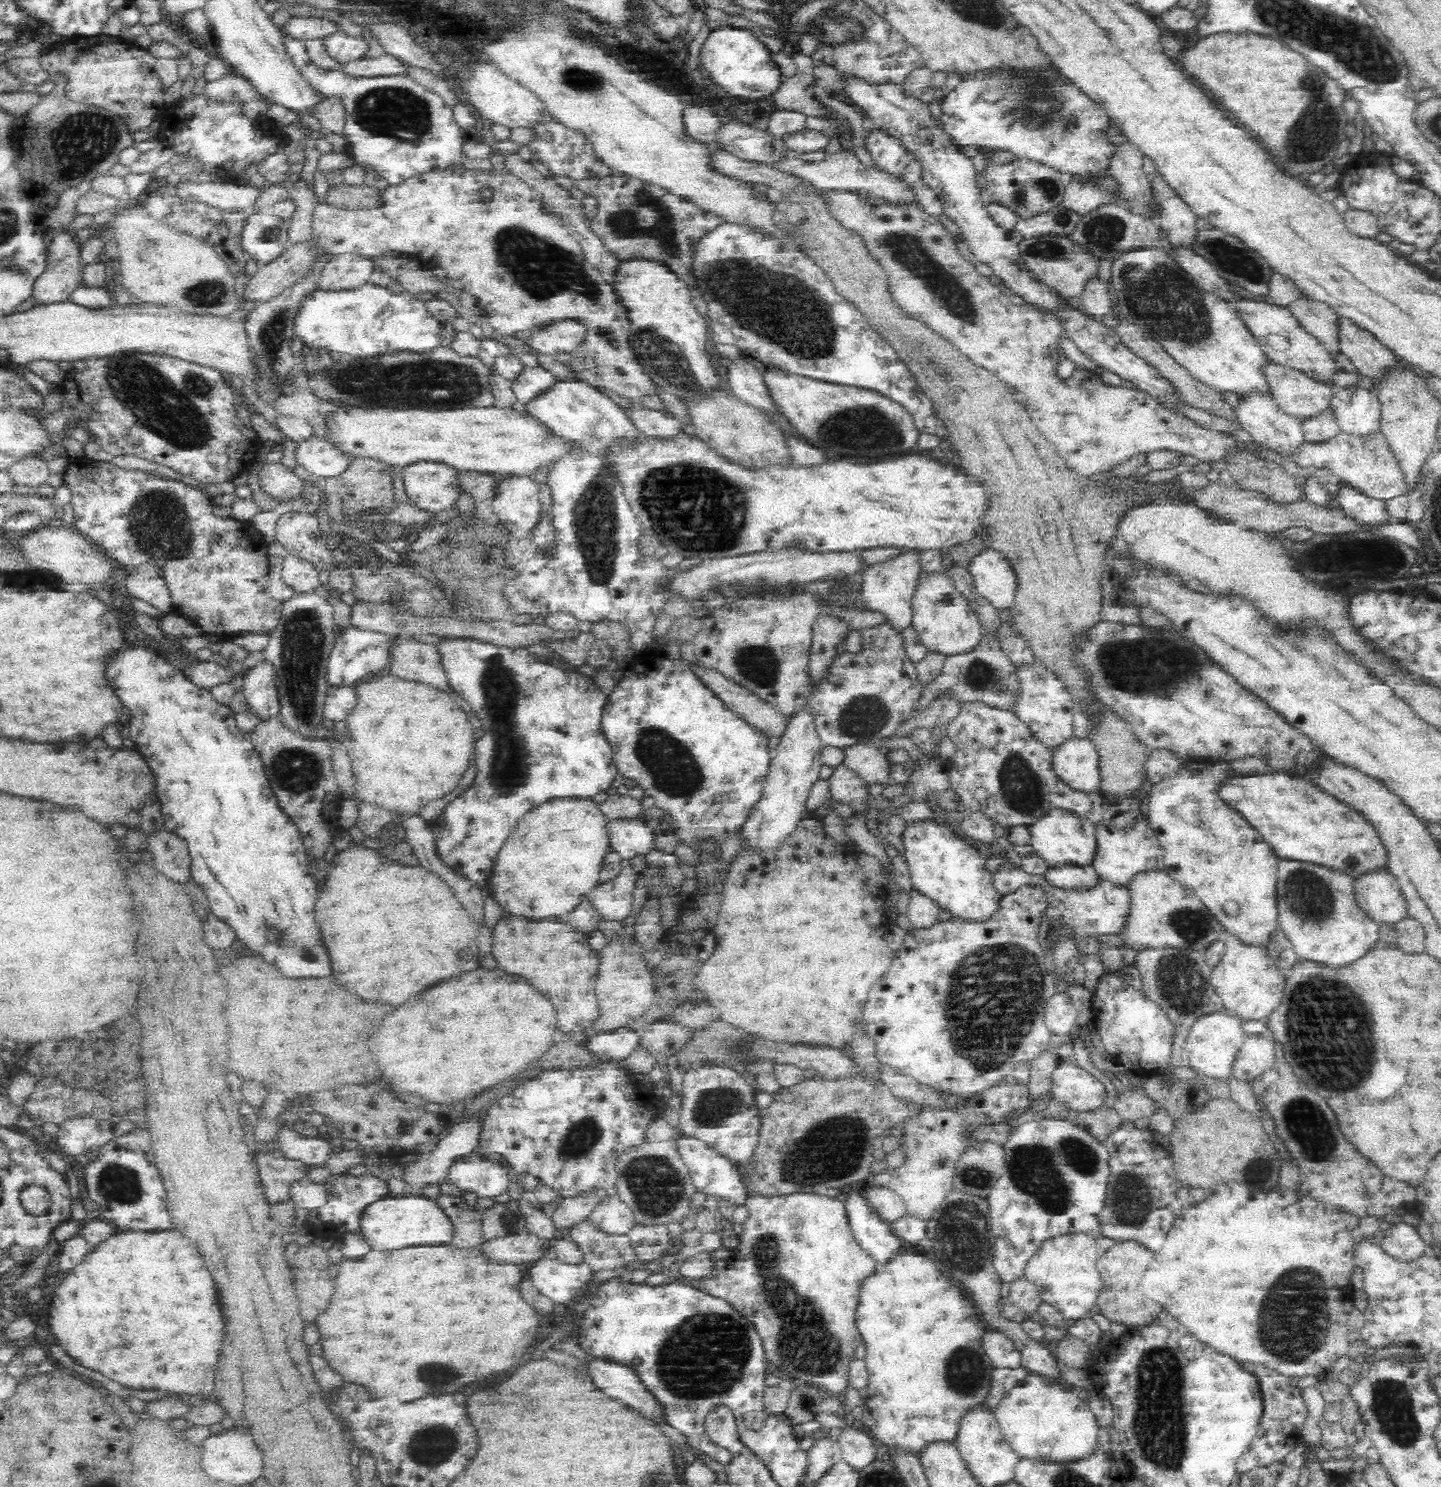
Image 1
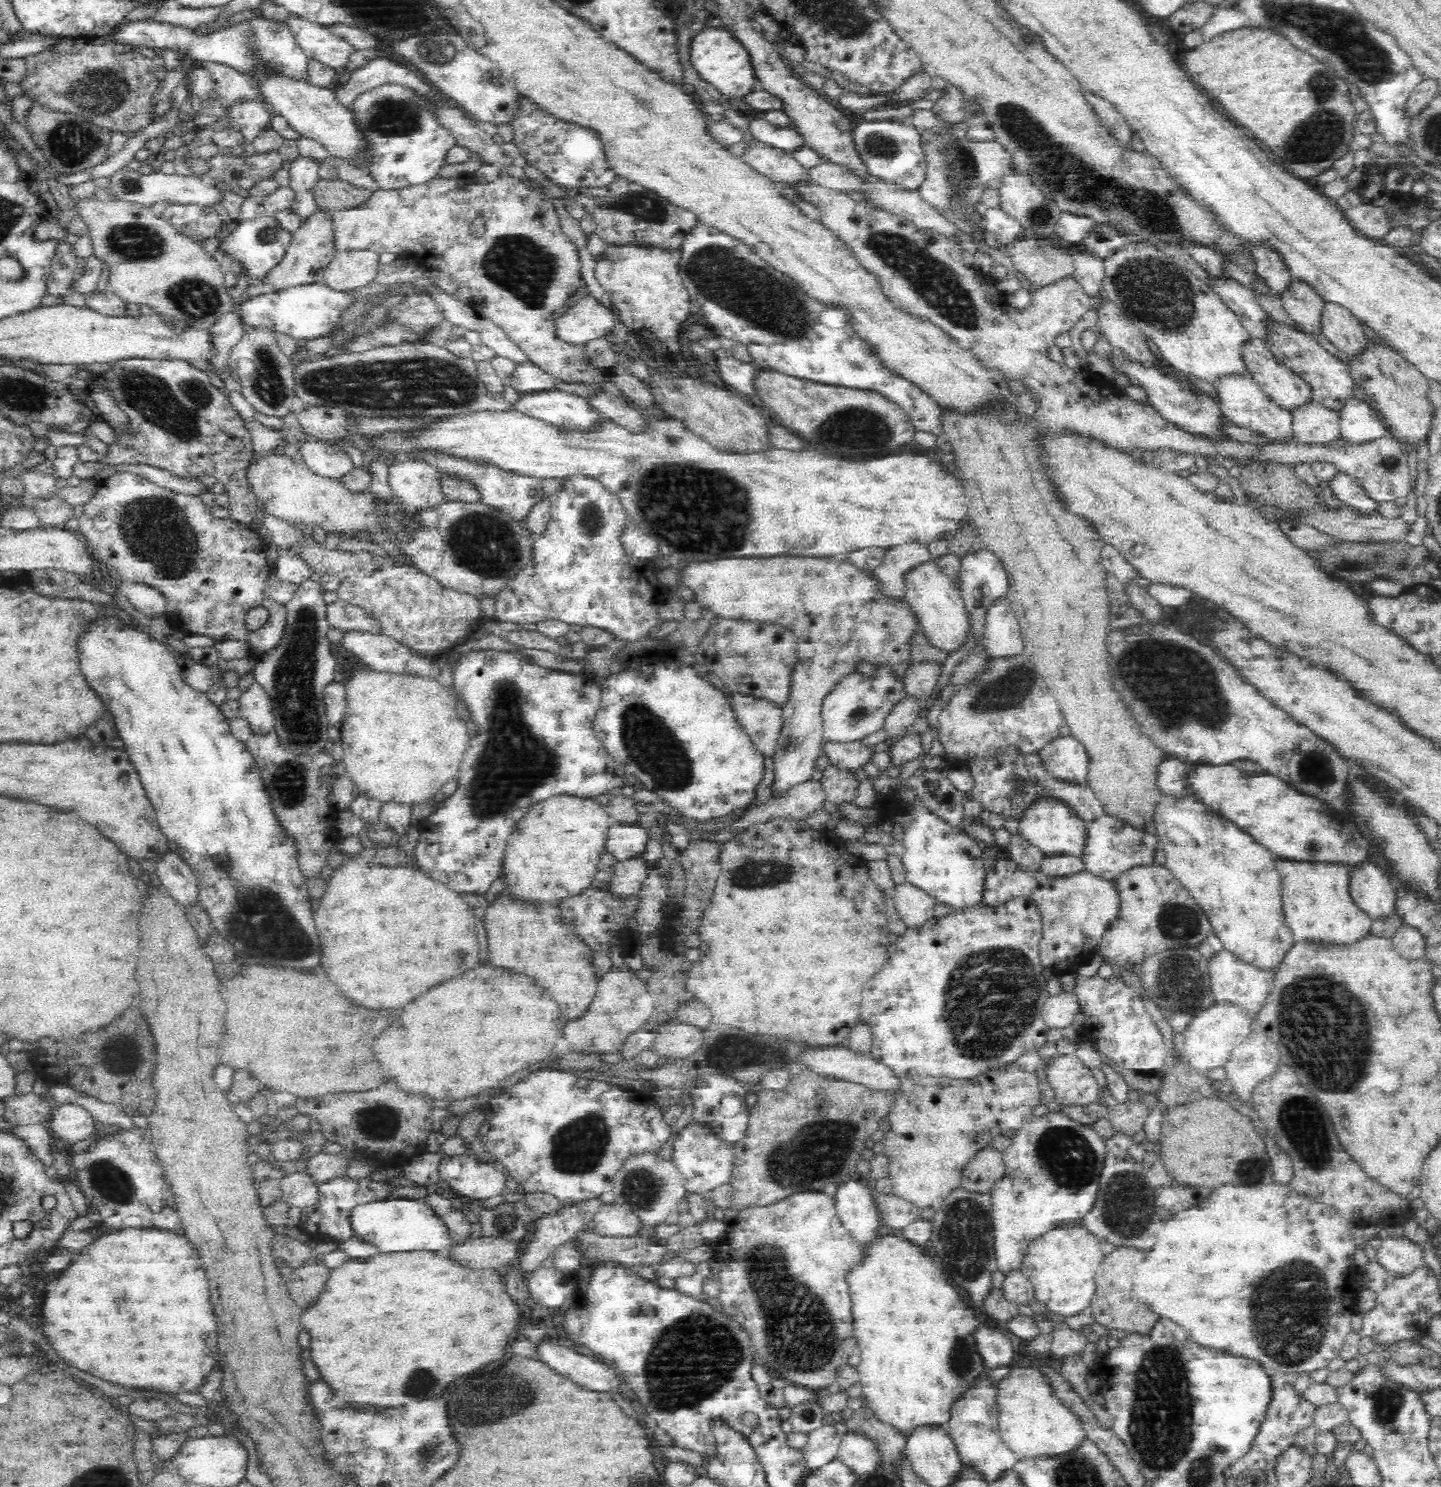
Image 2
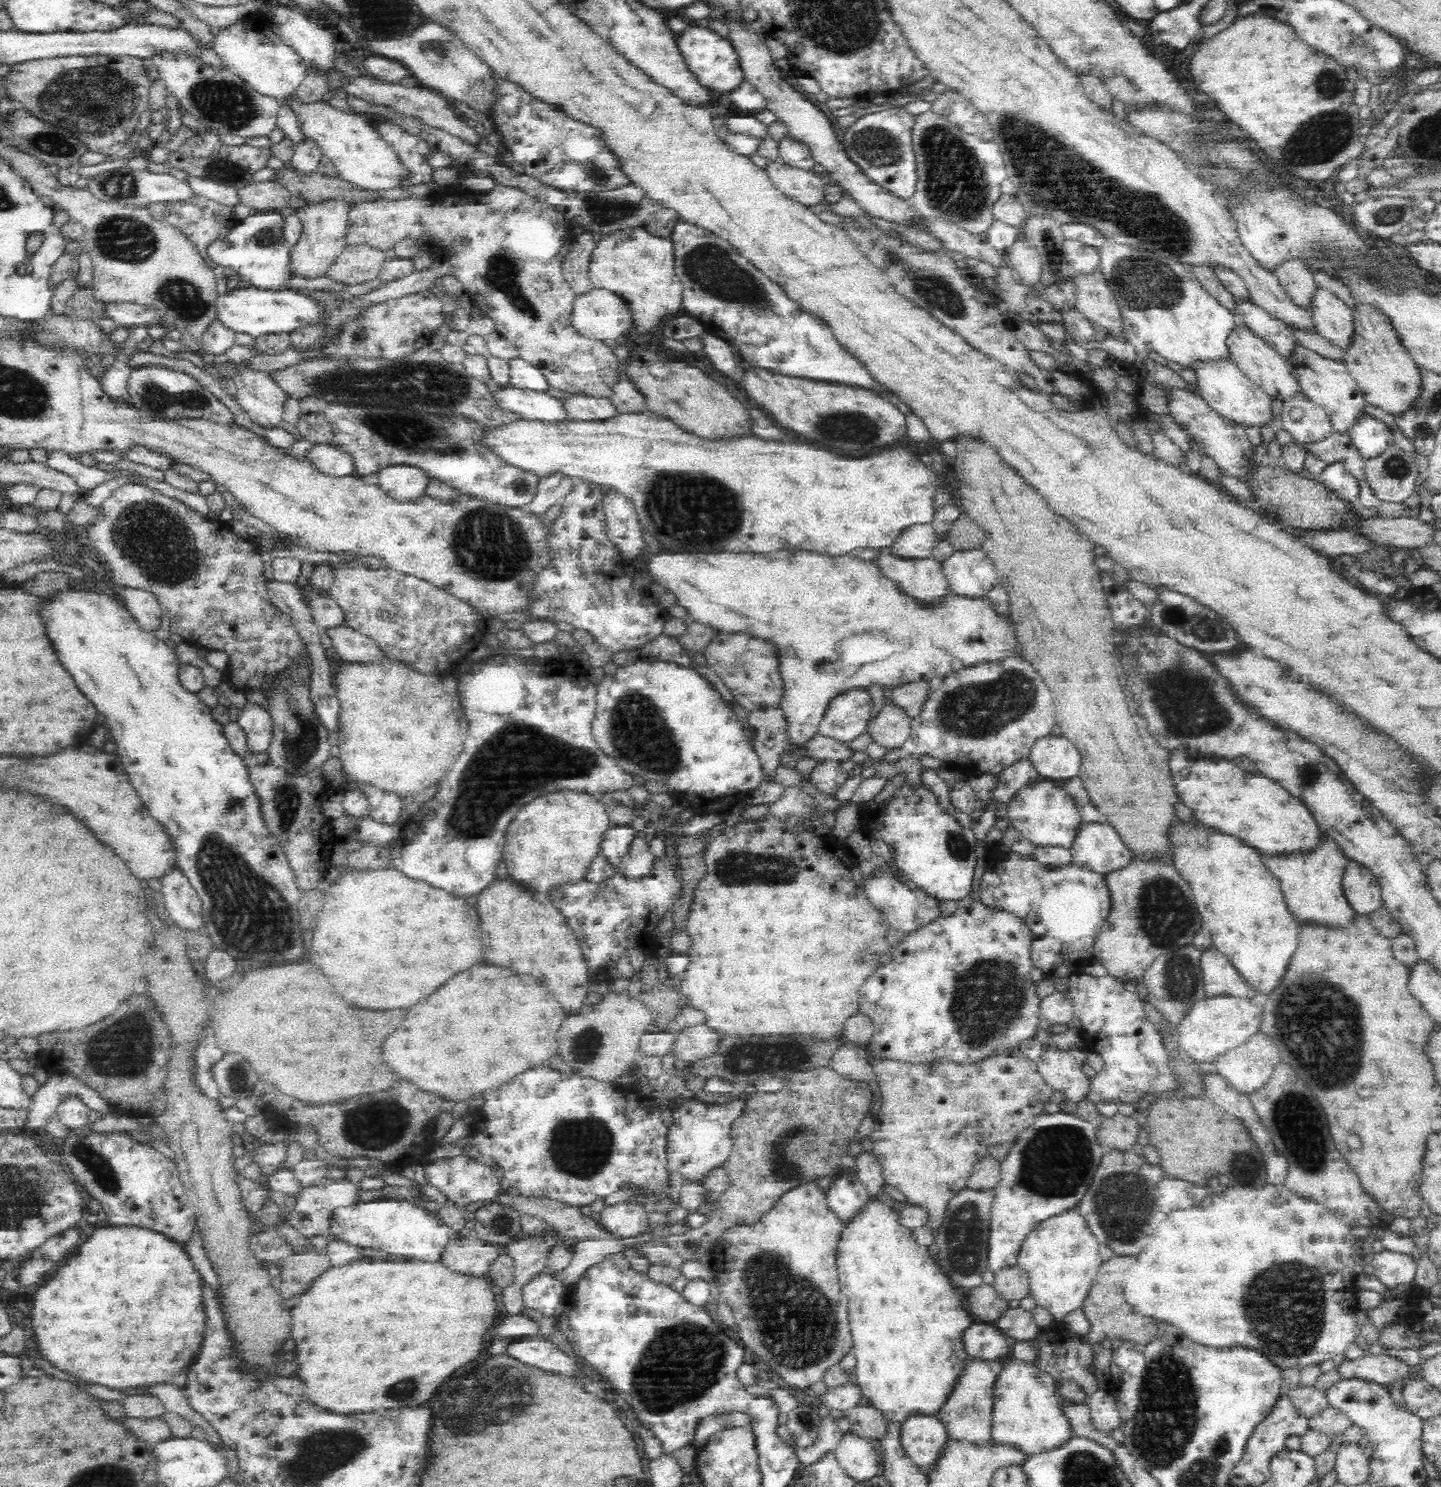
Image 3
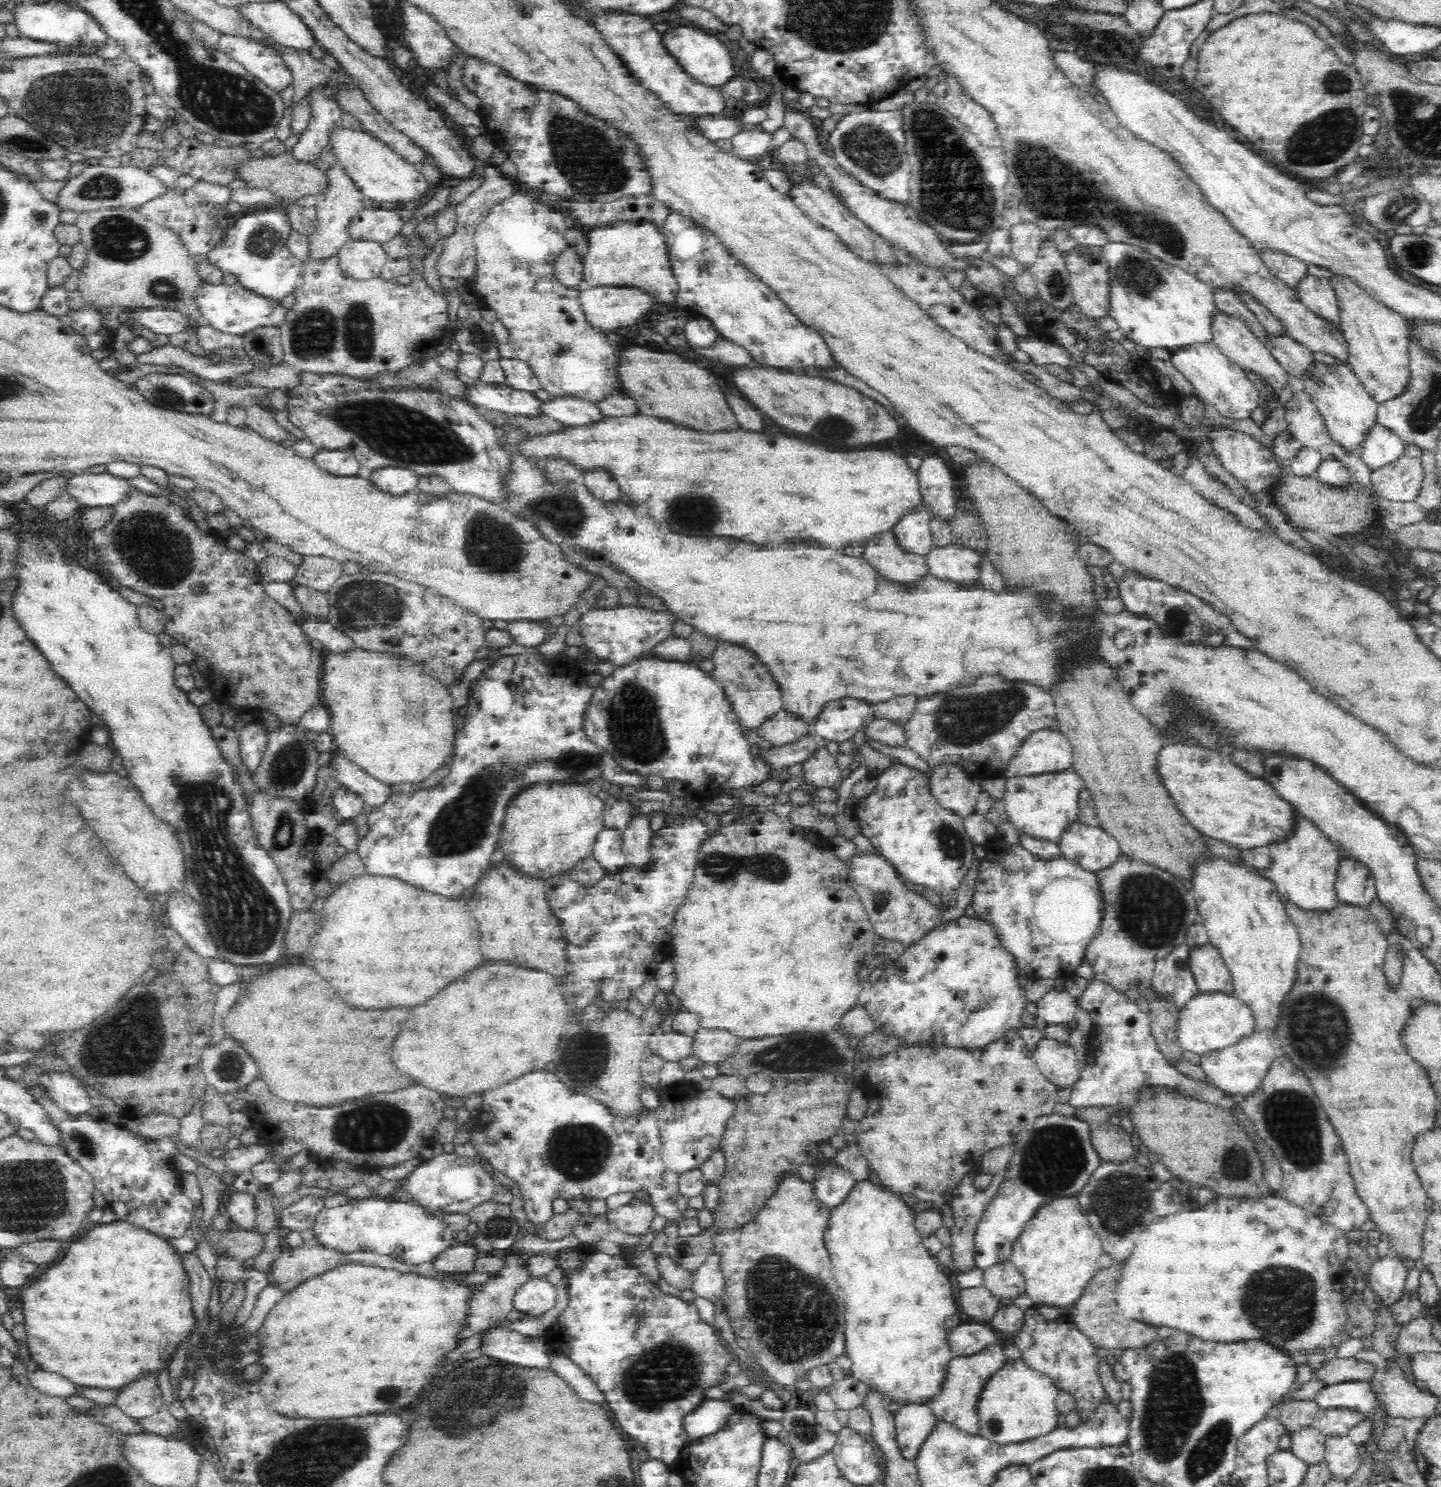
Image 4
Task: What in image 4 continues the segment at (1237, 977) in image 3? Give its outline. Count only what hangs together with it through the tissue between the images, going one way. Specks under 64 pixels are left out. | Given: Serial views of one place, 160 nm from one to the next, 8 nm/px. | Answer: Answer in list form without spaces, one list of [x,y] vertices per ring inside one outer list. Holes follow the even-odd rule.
[[[1209,942],[1190,950],[1190,969],[1201,993],[1229,993],[1234,986],[1222,955]]]

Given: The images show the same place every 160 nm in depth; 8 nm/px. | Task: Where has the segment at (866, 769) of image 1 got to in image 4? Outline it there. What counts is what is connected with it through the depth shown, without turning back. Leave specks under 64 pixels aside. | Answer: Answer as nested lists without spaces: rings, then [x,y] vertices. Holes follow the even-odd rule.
[[[812,730],[810,734],[801,736],[790,744],[764,749],[761,758],[768,763],[770,770],[786,769],[793,764],[808,760],[816,750],[826,748],[826,744],[828,741]]]

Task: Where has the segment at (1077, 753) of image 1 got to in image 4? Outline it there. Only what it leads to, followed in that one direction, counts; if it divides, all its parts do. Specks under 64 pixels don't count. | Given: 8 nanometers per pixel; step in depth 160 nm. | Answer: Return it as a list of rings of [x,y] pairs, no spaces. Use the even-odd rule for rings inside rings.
[[[1038,730],[1022,742],[1017,757],[1010,761],[1002,776],[1012,778],[1061,773],[1070,769],[1072,763],[1072,745],[1059,730]]]

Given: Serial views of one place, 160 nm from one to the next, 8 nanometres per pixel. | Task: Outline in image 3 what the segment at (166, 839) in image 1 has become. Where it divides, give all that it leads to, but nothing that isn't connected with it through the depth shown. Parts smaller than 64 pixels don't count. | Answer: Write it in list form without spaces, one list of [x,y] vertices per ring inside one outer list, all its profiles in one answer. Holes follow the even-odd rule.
[[[178,866],[172,867],[160,878],[164,905],[170,920],[176,921],[182,929],[200,929],[203,924],[203,906],[200,897],[184,871]]]

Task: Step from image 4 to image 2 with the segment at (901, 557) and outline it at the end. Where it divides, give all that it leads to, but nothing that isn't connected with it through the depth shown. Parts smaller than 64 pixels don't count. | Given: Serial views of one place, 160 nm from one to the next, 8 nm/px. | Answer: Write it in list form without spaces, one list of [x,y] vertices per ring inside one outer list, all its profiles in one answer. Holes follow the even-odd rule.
[[[928,561],[906,575],[904,601],[917,620],[918,630],[926,637],[930,646],[950,654],[960,650],[970,638],[970,616],[966,610],[960,588],[946,575],[934,561]]]

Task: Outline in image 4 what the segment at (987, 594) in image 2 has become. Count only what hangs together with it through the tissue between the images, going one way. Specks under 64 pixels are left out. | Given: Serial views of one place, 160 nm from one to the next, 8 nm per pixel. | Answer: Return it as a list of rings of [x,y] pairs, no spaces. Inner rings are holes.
[[[951,543],[943,548],[934,548],[925,557],[929,574],[942,581],[954,582],[962,587],[976,587],[981,580],[983,552]]]

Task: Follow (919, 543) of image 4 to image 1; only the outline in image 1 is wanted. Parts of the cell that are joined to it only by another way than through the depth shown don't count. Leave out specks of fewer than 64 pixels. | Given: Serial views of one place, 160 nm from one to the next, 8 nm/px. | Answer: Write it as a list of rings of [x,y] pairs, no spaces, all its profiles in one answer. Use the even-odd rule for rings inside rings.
[[[909,550],[908,553],[900,554],[892,560],[870,565],[861,574],[862,587],[859,599],[863,604],[863,608],[882,613],[889,625],[897,631],[902,632],[906,628],[910,628],[912,624],[912,597],[922,576],[919,556],[920,552],[917,552],[917,550]]]

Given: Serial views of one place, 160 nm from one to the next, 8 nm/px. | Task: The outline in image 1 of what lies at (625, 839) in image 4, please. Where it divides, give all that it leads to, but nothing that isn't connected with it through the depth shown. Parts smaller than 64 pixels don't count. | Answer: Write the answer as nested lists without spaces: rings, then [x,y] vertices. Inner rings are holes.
[[[623,861],[617,877],[596,885],[586,896],[601,920],[625,920],[631,912],[636,876],[629,861]]]

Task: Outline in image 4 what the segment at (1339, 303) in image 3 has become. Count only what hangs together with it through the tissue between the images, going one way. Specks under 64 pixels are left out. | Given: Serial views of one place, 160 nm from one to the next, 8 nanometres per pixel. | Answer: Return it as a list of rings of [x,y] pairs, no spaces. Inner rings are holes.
[[[1308,275],[1296,289],[1302,304],[1306,305],[1314,315],[1341,332],[1340,307],[1336,298],[1336,289],[1330,285],[1326,277]]]

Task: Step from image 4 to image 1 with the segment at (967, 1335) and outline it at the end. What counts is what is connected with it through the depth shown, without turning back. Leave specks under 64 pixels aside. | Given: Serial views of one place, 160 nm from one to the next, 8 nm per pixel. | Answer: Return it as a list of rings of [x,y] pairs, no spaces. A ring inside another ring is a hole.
[[[990,1330],[982,1338],[984,1352],[990,1357],[994,1368],[1016,1368],[1022,1367],[1022,1353],[1014,1346],[1008,1332],[1003,1330]]]

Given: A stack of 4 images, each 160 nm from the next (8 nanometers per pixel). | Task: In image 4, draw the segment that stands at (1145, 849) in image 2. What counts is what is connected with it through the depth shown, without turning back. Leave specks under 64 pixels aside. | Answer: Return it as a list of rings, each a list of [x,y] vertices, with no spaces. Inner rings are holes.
[[[1079,820],[1070,824],[1058,846],[1065,859],[1095,872],[1112,866],[1121,856],[1118,841],[1110,833]]]

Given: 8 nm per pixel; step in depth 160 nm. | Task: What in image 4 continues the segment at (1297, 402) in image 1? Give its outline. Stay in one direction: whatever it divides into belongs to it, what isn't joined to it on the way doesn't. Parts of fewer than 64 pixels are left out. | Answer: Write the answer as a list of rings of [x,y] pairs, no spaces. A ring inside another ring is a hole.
[[[1219,310],[1216,311],[1212,329],[1214,335],[1213,343],[1217,346],[1217,349],[1222,351],[1242,370],[1258,376],[1264,385],[1268,384],[1268,386],[1272,386],[1276,395],[1280,394],[1284,388],[1288,388],[1290,373],[1284,370],[1284,367],[1276,361],[1274,355],[1271,353],[1271,349],[1268,349],[1265,342],[1261,338],[1256,337],[1250,330],[1250,327],[1244,322],[1230,318],[1220,313]]]

